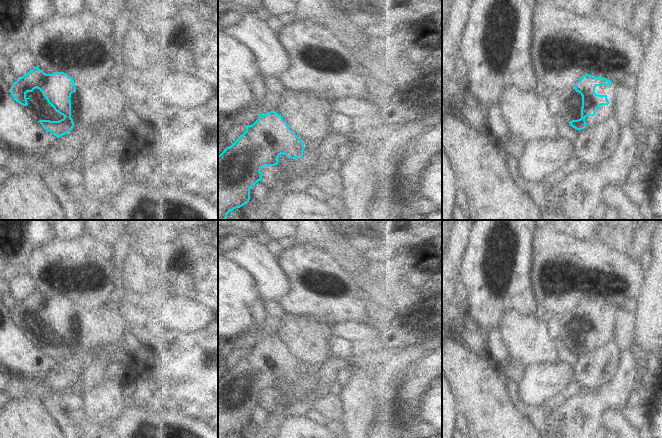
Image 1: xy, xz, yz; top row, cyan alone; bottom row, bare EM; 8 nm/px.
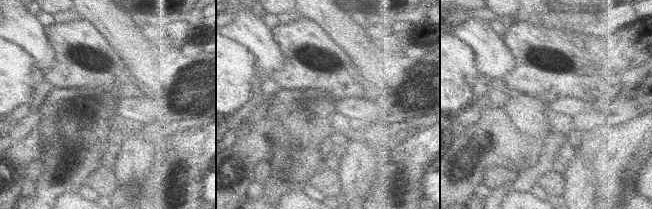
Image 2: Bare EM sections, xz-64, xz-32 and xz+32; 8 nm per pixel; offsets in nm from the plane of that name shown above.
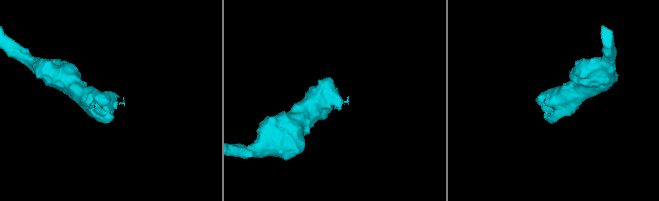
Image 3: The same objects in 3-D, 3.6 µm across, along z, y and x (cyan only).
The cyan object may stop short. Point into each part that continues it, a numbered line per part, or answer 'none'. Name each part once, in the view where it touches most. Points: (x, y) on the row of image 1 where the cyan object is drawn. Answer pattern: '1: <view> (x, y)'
1: xz (307, 131)

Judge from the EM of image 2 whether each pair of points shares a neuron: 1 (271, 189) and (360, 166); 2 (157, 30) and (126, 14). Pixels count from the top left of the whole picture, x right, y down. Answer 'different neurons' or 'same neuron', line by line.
1: different neurons
2: different neurons

